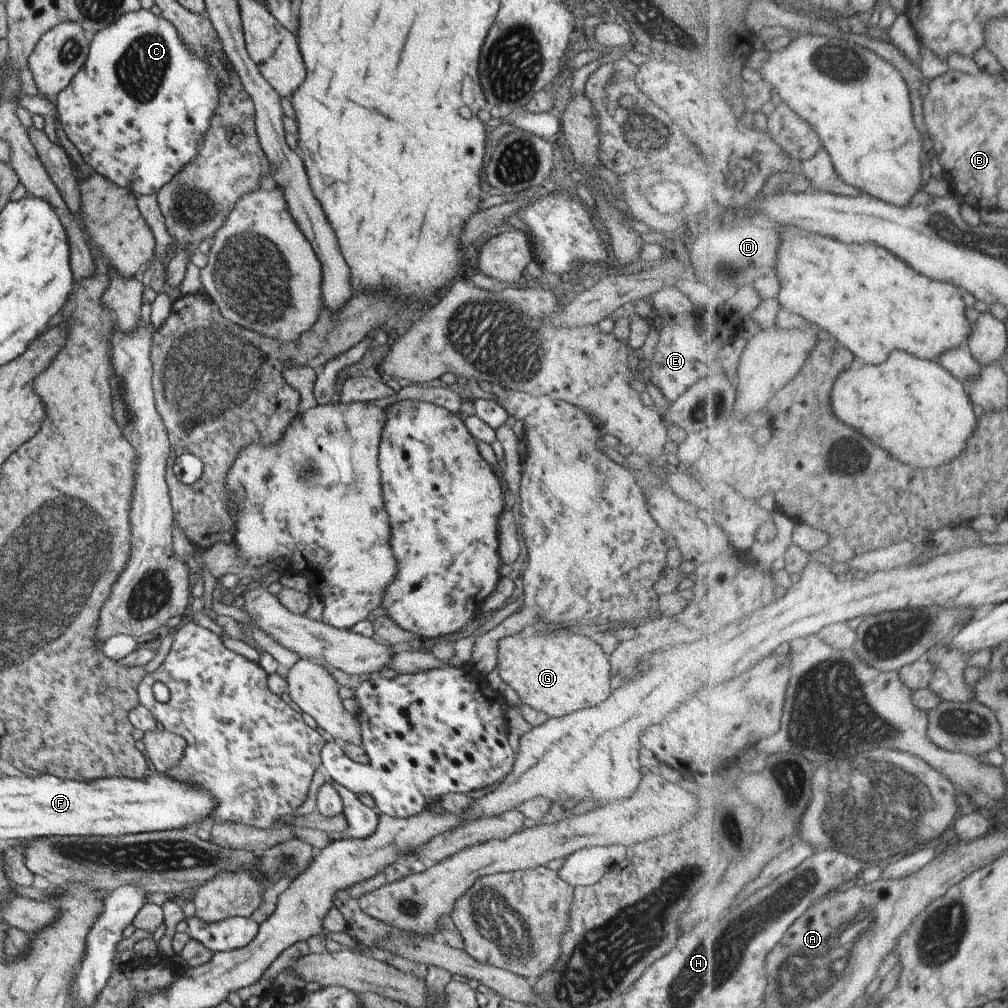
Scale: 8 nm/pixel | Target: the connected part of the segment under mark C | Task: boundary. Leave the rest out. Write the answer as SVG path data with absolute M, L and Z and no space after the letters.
M140 9L139 11L132 11L126 13L124 16L119 17L114 24L110 24L108 28L103 28L94 38L91 38L90 50L88 50L88 58L84 62L84 66L80 72L74 76L72 82L55 96L54 103L58 108L58 118L68 140L74 143L78 148L83 159L93 168L94 172L103 175L104 178L112 180L118 186L129 188L133 193L148 195L152 192L157 193L164 184L168 184L186 164L190 164L192 160L198 157L199 149L201 148L204 136L208 129L210 129L210 120L214 114L214 108L218 106L218 77L216 70L214 70L208 62L204 62L200 56L196 56L178 36L176 28L170 24L169 20L164 17L155 16L149 10Z

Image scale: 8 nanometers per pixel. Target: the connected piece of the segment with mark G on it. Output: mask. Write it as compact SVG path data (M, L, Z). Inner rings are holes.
M528 630L508 636L508 638L502 638L498 642L500 678L518 694L522 703L549 717L558 718L602 704L612 694L612 676L608 658L594 637L572 634L572 632L564 632L564 634L558 632L558 634L544 636L542 632Z

